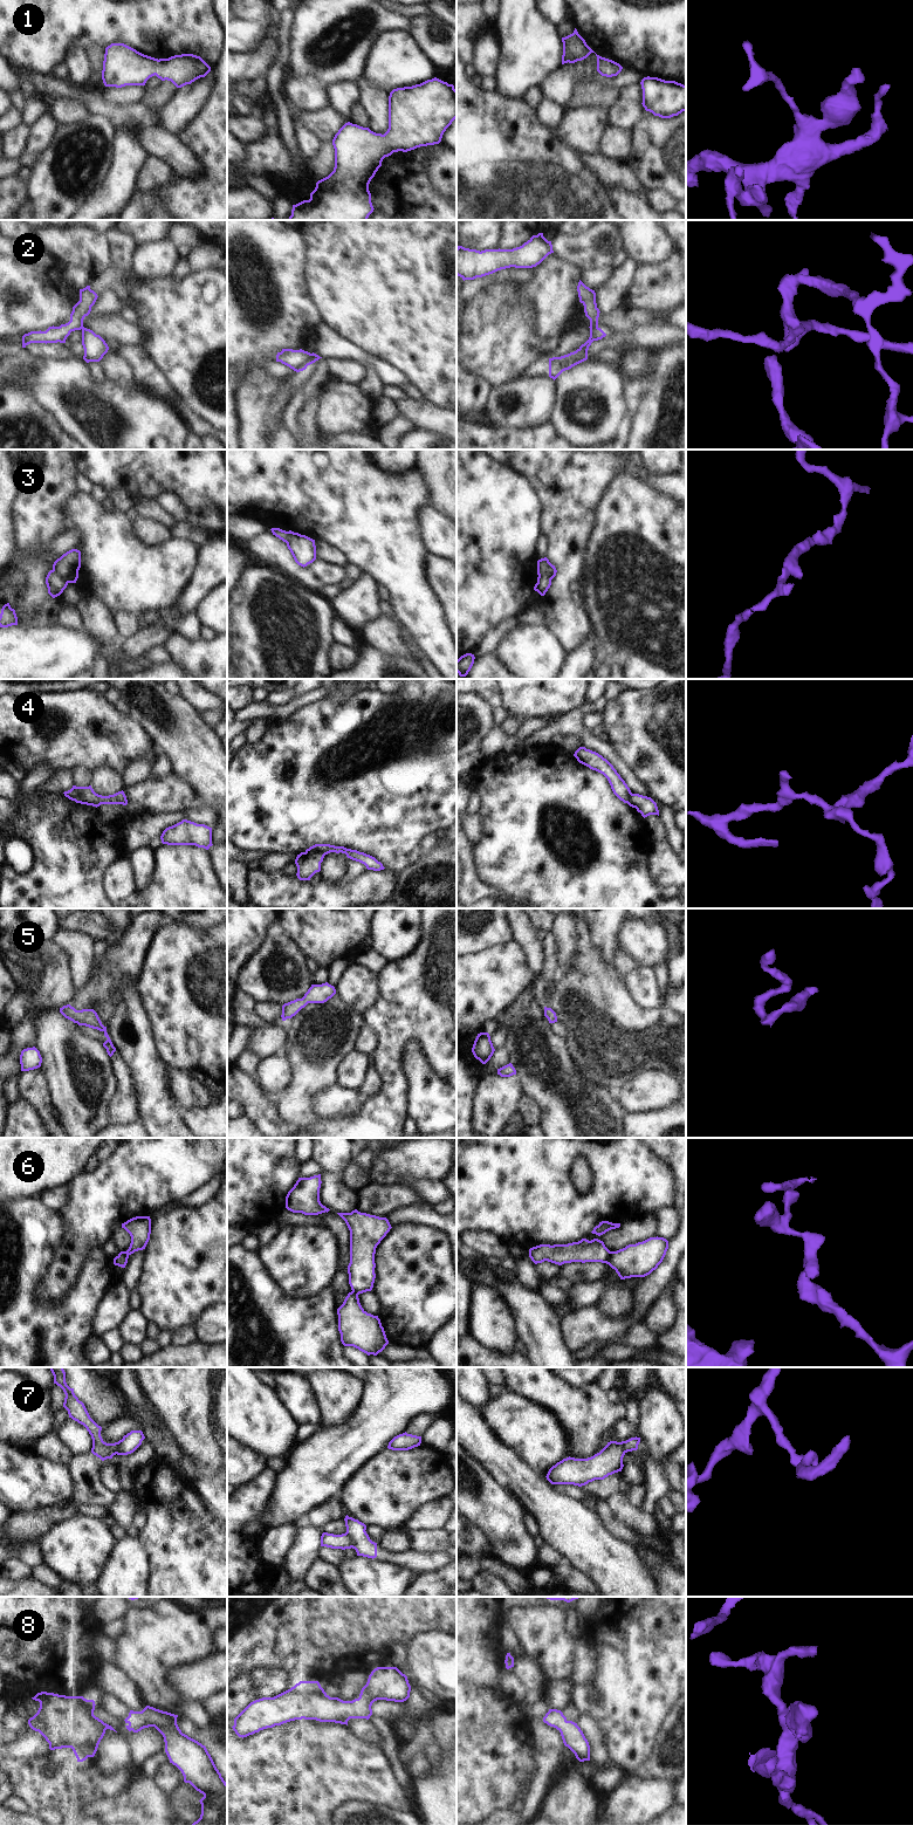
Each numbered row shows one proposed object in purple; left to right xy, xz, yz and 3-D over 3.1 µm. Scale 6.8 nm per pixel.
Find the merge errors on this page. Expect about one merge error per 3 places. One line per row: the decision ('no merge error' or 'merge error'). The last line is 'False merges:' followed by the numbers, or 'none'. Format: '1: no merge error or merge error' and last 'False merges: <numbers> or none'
1: no merge error
2: merge error
3: merge error
4: merge error
5: no merge error
6: merge error
7: merge error
8: no merge error
False merges: 2, 3, 4, 6, 7

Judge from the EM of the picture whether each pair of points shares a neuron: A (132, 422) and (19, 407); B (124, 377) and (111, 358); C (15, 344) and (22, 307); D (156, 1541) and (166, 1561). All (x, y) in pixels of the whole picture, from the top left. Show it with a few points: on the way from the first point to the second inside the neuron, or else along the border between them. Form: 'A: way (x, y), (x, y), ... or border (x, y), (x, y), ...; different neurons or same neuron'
A: border (28, 392), (55, 417), (66, 432); different neurons
B: way (119, 372), (111, 363); same neuron
C: border (22, 334), (15, 334), (12, 337); different neurons
D: way (160, 1545), (166, 1556); same neuron

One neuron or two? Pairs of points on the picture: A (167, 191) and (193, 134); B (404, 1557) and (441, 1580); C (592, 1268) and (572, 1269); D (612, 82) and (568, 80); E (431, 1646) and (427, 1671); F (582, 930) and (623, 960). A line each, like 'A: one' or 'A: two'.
A: one
B: two
C: one
D: one
E: one
F: two

